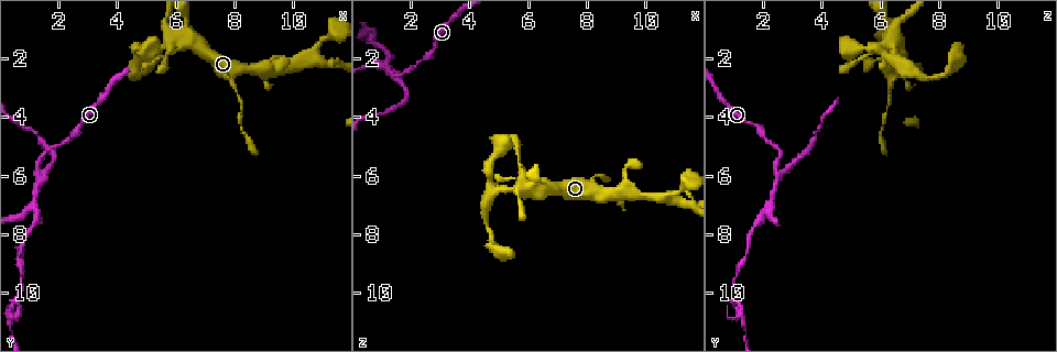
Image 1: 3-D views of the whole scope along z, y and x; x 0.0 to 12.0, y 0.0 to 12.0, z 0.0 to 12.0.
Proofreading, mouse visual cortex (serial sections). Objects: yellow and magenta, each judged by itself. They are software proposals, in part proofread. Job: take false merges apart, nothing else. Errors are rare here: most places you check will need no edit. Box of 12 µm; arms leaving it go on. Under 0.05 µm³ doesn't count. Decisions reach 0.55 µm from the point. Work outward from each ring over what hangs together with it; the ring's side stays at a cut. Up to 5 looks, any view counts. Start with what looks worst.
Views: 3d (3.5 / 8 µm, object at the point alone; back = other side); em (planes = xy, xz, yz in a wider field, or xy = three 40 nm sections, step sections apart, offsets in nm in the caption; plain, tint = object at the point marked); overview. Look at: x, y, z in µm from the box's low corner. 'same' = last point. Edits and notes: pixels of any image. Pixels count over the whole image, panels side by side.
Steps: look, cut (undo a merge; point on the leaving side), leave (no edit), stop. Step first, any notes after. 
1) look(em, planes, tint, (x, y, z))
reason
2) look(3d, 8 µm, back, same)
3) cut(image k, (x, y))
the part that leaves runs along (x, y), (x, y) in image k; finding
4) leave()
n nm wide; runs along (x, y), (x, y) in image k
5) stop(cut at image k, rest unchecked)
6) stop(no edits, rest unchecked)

look(3d, 3.5 µm, back, (1.3, 6.1, 2.4))
three-way junction

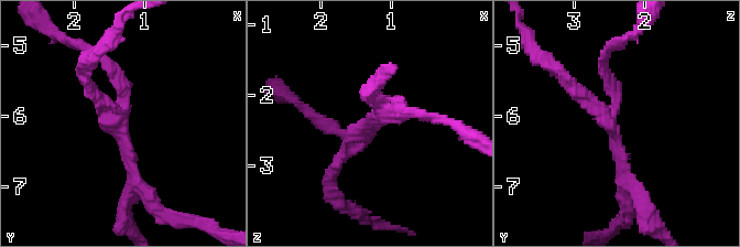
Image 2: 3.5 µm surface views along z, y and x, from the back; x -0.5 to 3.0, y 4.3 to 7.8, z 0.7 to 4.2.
look(em, xy, step 2, tint, (1.30, 6.00, 2.50))
need the tissue

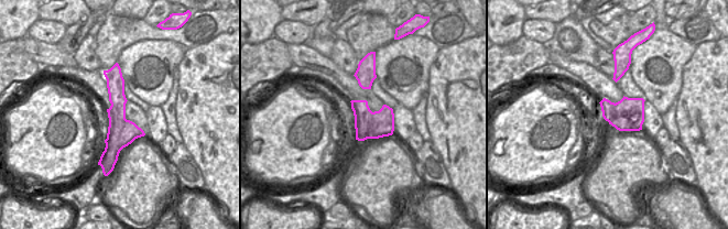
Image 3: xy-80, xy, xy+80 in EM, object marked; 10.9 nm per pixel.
cut(image 2, (649, 222))
3 arms; border along (127, 120), (120, 134), (121, 148) in image 3; a second cell is stuck on

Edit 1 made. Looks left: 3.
look(overview)

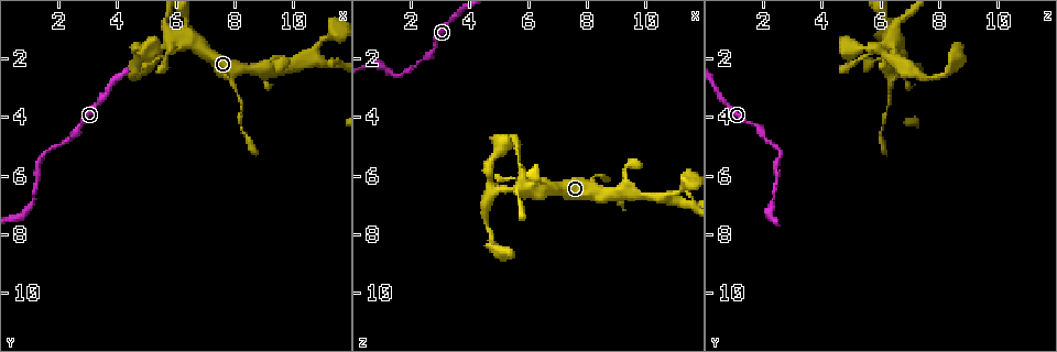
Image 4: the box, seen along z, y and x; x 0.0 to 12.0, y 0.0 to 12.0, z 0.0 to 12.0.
look(3d, 8 µm, back, (9.1, 2.3, 6.6))
a fork

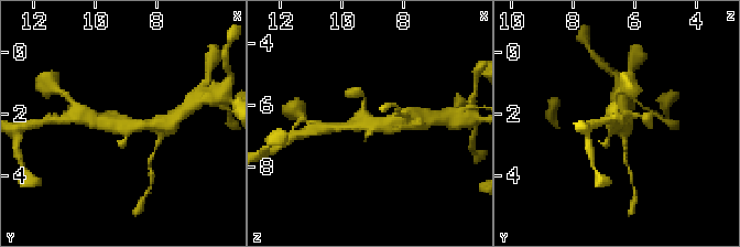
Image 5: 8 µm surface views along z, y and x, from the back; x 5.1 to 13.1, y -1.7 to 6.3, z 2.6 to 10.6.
look(em, xy, step 5, tint, (9.1, 2.3, 6.6))
shape alone is not enough

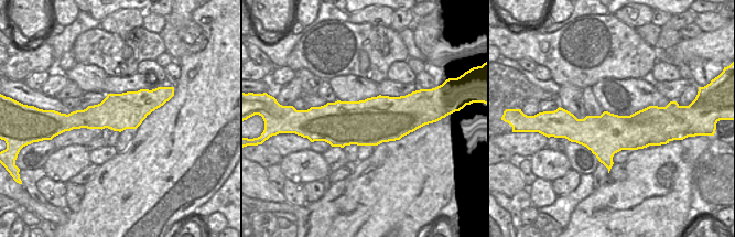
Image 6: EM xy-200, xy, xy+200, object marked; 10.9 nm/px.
leave()
runs along (399, 117), (388, 124), (337, 127) in image 5; continuous, no second cell

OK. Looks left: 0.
stop(cut at image 2, rest unchecked)

